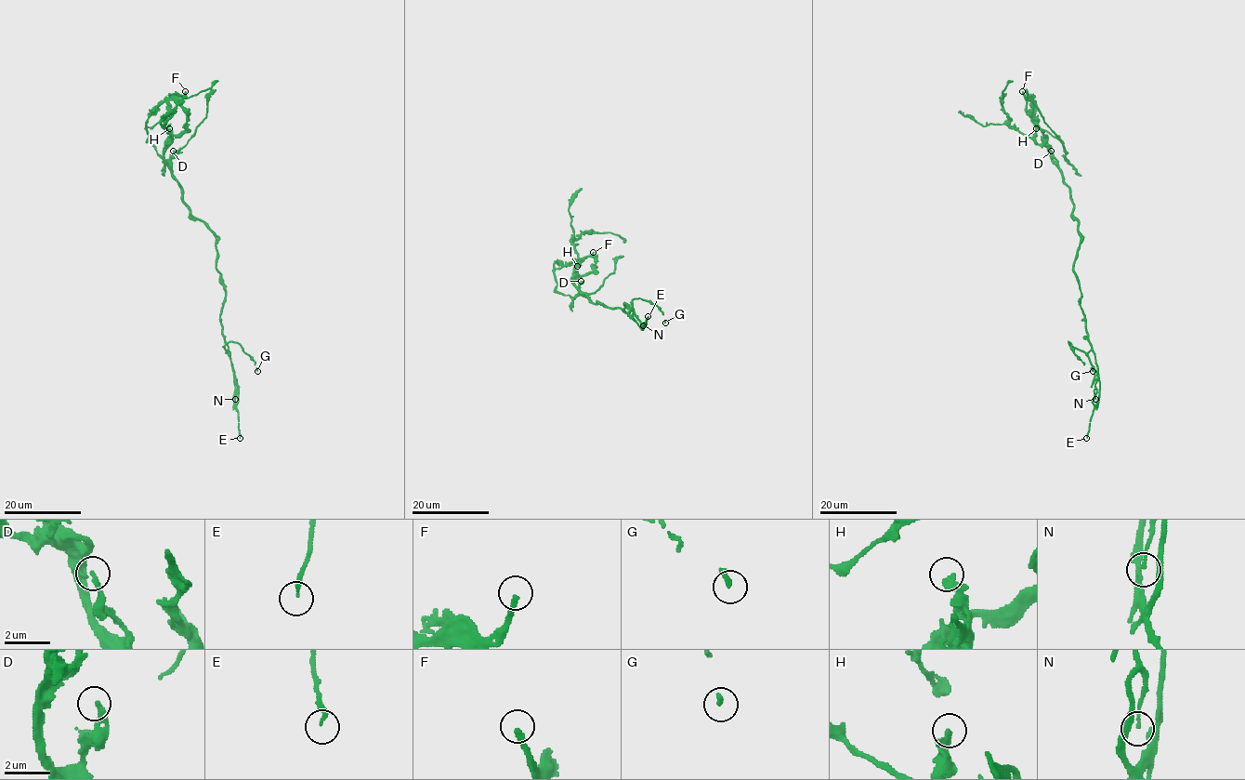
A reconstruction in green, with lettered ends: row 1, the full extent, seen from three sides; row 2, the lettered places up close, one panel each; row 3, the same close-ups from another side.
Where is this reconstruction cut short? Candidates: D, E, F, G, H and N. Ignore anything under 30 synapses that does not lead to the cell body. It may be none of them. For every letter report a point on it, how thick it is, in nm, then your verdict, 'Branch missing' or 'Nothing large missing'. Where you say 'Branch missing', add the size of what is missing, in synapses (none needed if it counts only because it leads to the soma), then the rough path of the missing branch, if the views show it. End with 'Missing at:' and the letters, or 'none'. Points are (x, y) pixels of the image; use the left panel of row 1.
D: Place: (173, 151). Thickness 240 nm. Nothing large missing
E: Place: (240, 438). Thickness 180 nm. Nothing large missing
F: Place: (185, 91). Thickness 240 nm. Branch missing. Roughly 120 synapses. Course of what is missing: (185, 91), (208, 61), (226, 60), (275, 40), (312, 38), (316, 33), (305, 42)
G: Place: (257, 371). Thickness 200 nm. Nothing large missing
H: Place: (169, 128). Thickness 320 nm. Nothing large missing
N: Place: (235, 399). Thickness 120 nm. Nothing large missing
Missing at: F

